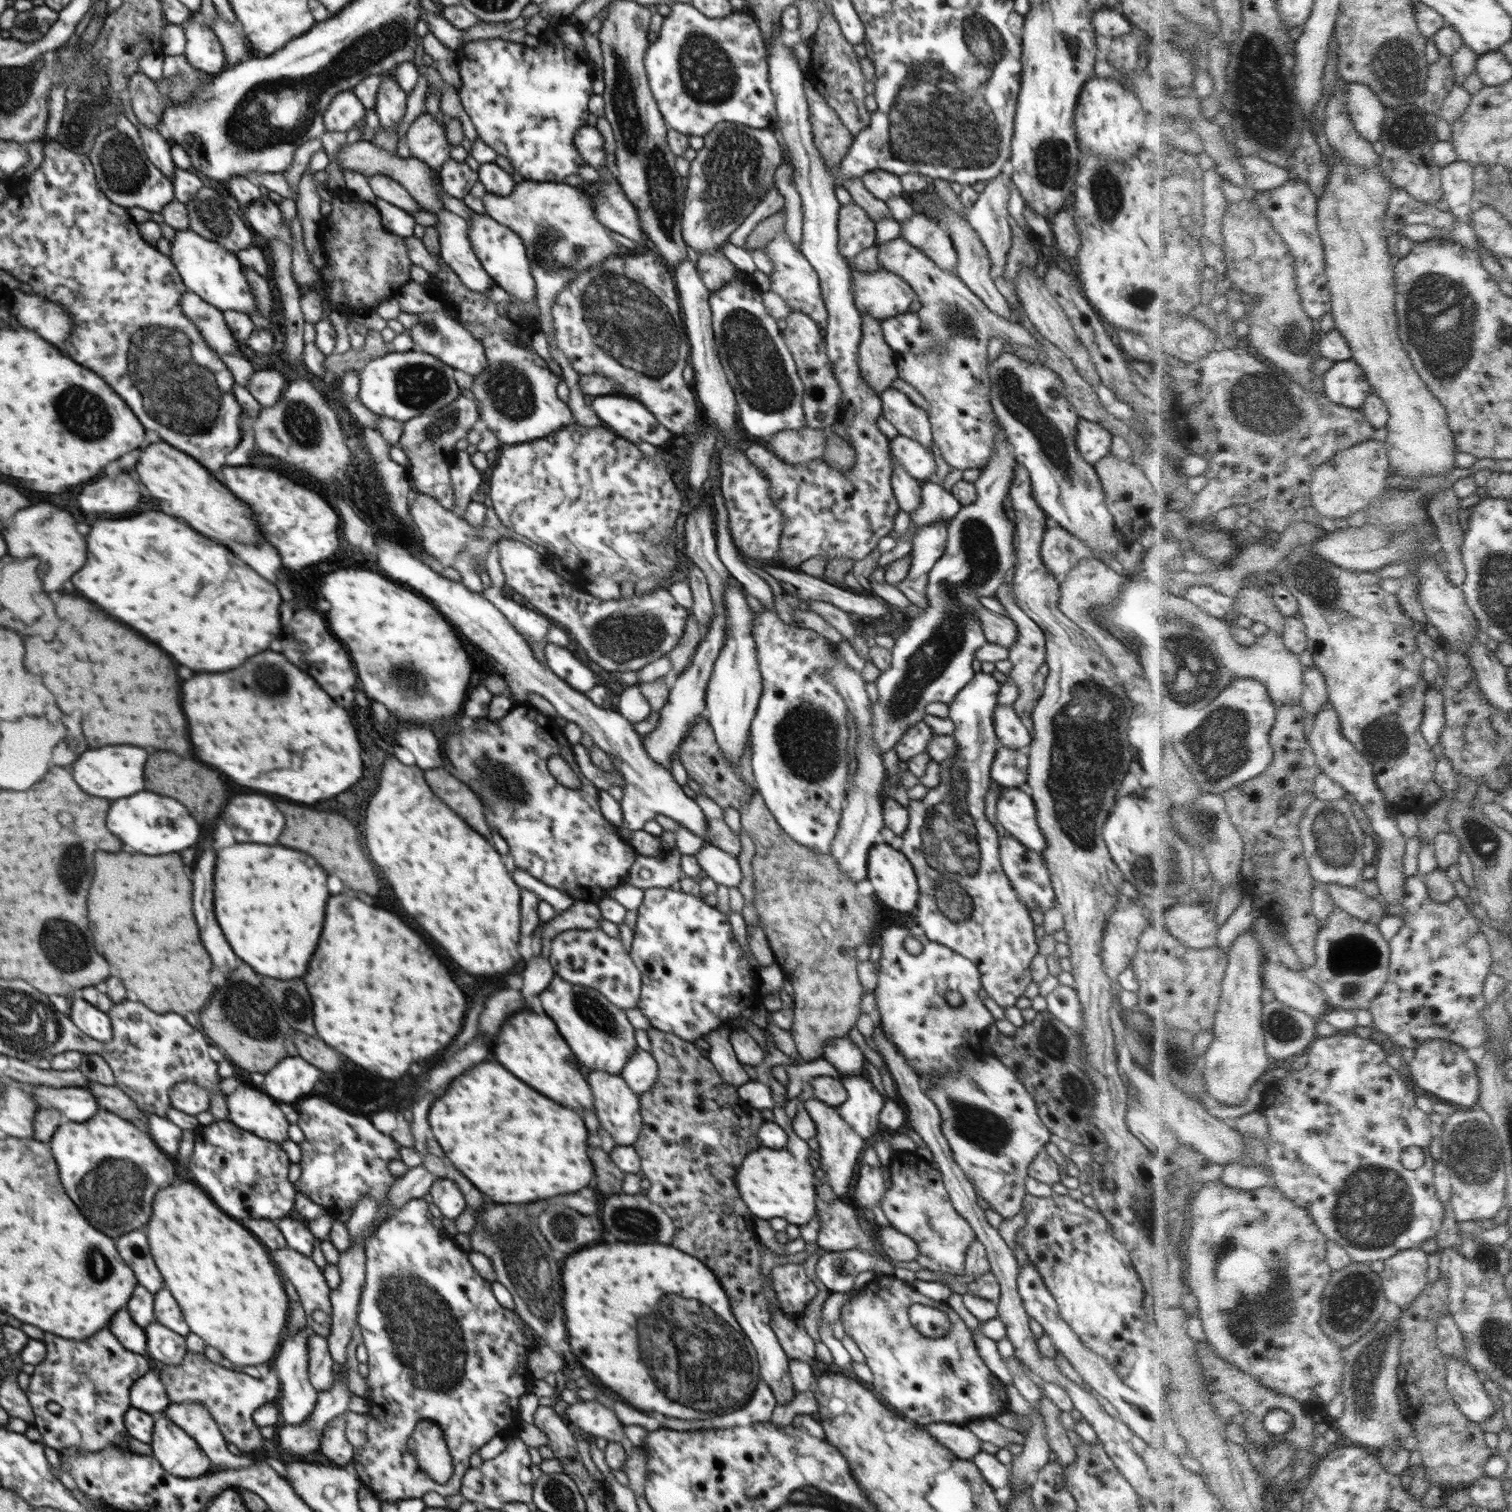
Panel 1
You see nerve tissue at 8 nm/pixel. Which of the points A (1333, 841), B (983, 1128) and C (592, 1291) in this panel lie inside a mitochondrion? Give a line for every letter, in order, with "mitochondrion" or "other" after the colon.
A: mitochondrion
B: mitochondrion
C: other

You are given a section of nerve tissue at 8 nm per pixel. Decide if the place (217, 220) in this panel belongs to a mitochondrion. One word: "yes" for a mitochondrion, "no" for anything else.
yes

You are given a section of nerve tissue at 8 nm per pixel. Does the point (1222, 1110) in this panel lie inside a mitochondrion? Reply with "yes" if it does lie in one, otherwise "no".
no

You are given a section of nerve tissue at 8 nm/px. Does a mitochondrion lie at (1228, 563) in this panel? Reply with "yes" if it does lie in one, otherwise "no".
no

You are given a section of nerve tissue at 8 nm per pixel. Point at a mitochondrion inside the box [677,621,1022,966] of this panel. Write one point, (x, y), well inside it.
(949, 841)

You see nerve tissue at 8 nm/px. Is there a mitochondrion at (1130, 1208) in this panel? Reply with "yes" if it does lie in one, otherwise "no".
yes

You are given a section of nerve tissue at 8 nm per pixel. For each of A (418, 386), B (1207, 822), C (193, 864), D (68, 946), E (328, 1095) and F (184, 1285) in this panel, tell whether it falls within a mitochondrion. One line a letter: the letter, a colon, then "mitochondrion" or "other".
A: mitochondrion
B: mitochondrion
C: other
D: mitochondrion
E: other
F: other

